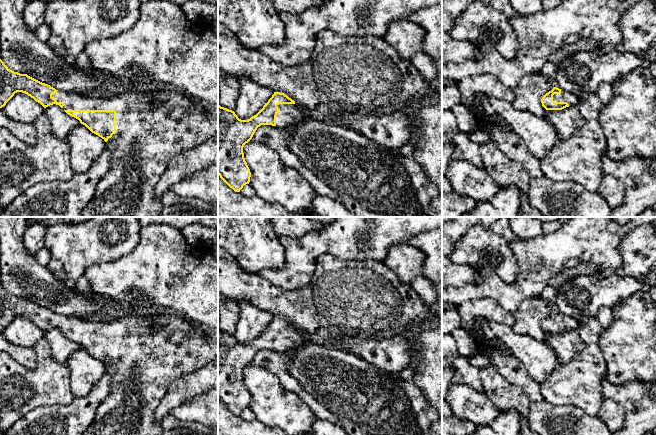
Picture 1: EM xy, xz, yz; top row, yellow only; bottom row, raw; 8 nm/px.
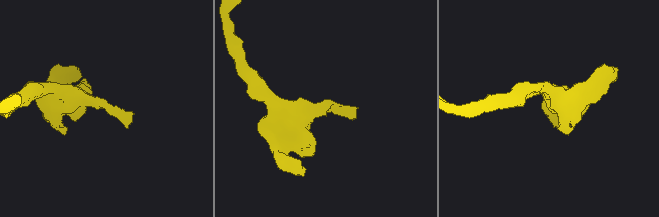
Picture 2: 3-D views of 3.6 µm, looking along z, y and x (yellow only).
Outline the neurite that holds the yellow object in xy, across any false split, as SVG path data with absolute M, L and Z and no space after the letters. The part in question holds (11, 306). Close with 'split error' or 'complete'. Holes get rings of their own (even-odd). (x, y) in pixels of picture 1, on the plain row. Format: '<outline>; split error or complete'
M0 283L0 332L4 331L17 316L27 318L44 332L53 328L59 329L92 357L113 369L111 392L98 407L92 424L83 435L162 435L162 425L156 421L155 411L170 385L218 357L218 336L215 332L196 328L187 318L170 311L163 310L155 318L126 316L108 322L93 322L75 316L58 315L27 298L10 294Z; split error

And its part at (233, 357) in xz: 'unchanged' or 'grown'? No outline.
grown

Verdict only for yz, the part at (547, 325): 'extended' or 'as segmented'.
extended

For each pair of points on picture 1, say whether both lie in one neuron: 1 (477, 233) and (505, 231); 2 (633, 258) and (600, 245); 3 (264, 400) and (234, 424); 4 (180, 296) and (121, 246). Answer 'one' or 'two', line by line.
1: two
2: two
3: two
4: two

